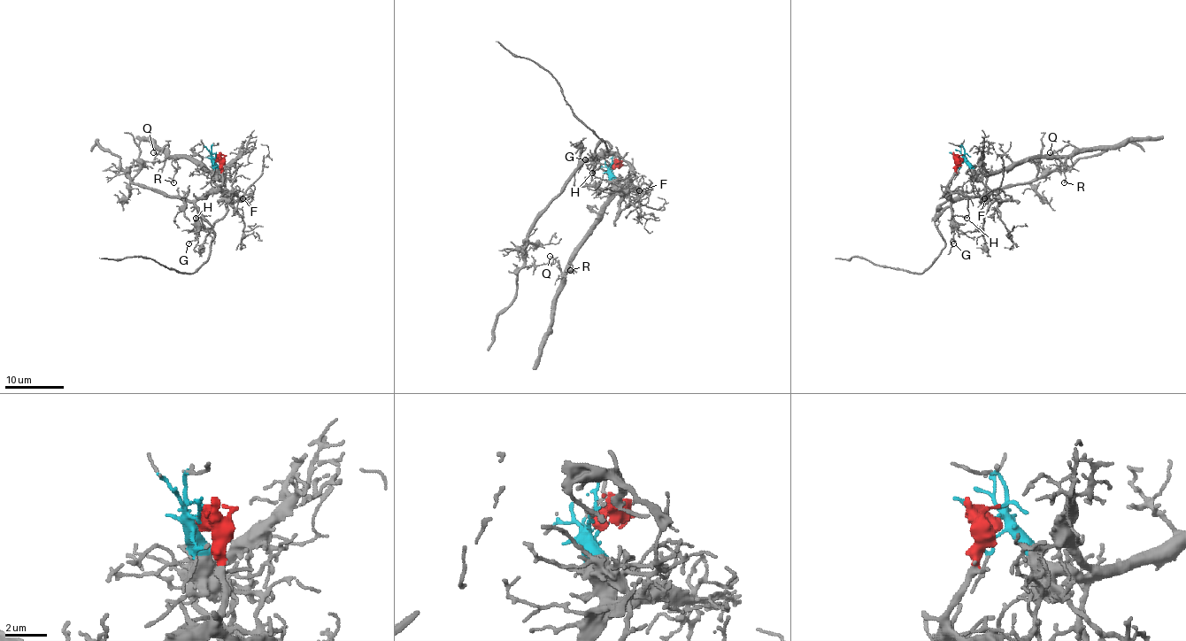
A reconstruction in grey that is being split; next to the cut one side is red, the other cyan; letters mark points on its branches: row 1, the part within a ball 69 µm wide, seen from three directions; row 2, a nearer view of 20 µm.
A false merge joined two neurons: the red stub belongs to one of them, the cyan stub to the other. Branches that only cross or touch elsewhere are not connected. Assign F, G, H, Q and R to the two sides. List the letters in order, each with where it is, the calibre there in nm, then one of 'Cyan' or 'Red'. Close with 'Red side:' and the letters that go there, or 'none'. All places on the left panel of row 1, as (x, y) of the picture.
F: Place: (242, 198). Thickness 160 nm. Cyan
G: Place: (188, 243). Thickness 90 nm. Red
H: Place: (196, 218). Thickness 280 nm. Red
Q: Place: (153, 152). Thickness 100 nm. Cyan
R: Place: (173, 182). Thickness 110 nm. Cyan
Red side: G, H

